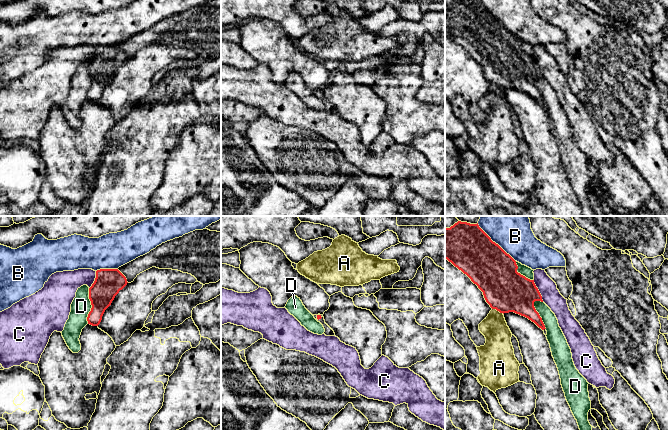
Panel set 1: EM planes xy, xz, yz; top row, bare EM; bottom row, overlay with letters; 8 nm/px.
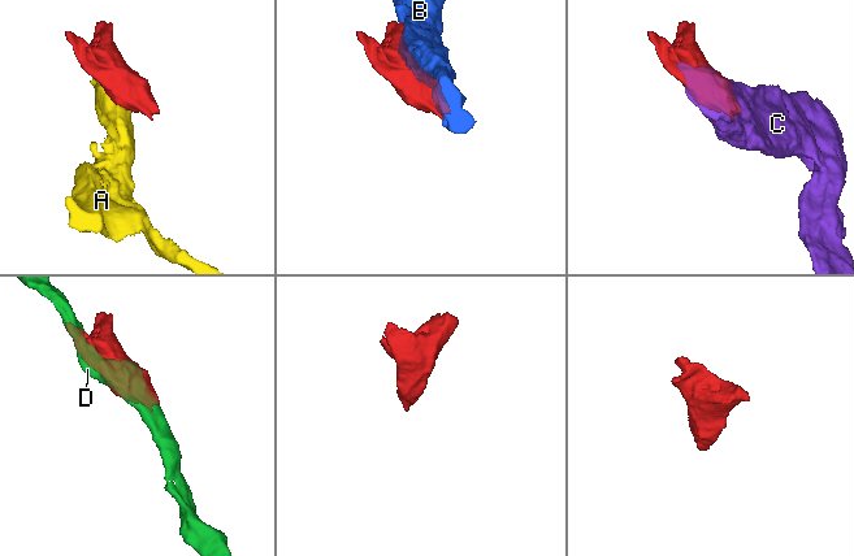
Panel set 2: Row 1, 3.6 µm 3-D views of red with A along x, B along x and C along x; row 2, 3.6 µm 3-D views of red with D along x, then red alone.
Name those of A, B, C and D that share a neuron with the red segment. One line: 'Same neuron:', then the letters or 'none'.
Same neuron: none

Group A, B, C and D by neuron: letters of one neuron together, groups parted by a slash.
A / B / C / D

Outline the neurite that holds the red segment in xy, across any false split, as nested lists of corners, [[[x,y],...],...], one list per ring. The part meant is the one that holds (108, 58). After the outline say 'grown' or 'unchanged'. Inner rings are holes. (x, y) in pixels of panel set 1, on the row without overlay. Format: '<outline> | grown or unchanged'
[[[100,45],[89,64],[91,87],[88,90],[88,100],[98,102],[105,86],[111,81],[115,72],[127,61],[126,53],[118,45]]] | unchanged

